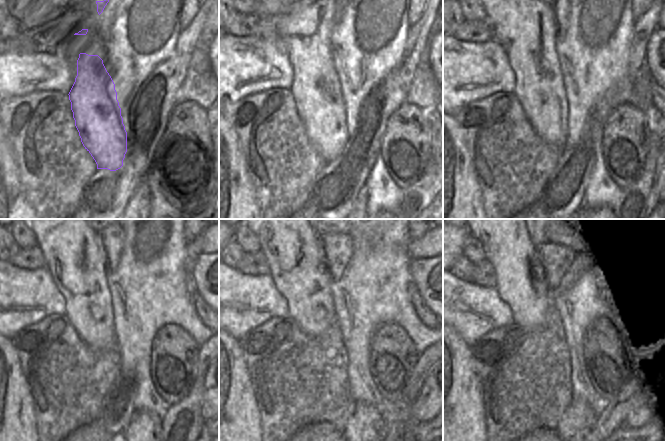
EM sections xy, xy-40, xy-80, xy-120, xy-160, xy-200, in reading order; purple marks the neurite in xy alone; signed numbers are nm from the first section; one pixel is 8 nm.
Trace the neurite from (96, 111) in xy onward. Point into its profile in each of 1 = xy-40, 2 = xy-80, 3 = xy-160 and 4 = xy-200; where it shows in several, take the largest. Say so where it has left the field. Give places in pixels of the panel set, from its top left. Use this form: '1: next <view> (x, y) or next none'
1: next xy-40 (316, 89)
2: next xy-80 (526, 28)
3: next xy-160 (292, 248)
4: next xy-200 (505, 239)

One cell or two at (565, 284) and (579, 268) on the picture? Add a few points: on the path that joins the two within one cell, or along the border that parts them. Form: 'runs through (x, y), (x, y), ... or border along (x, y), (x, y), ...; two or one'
runs through (569, 280), (575, 272); one

